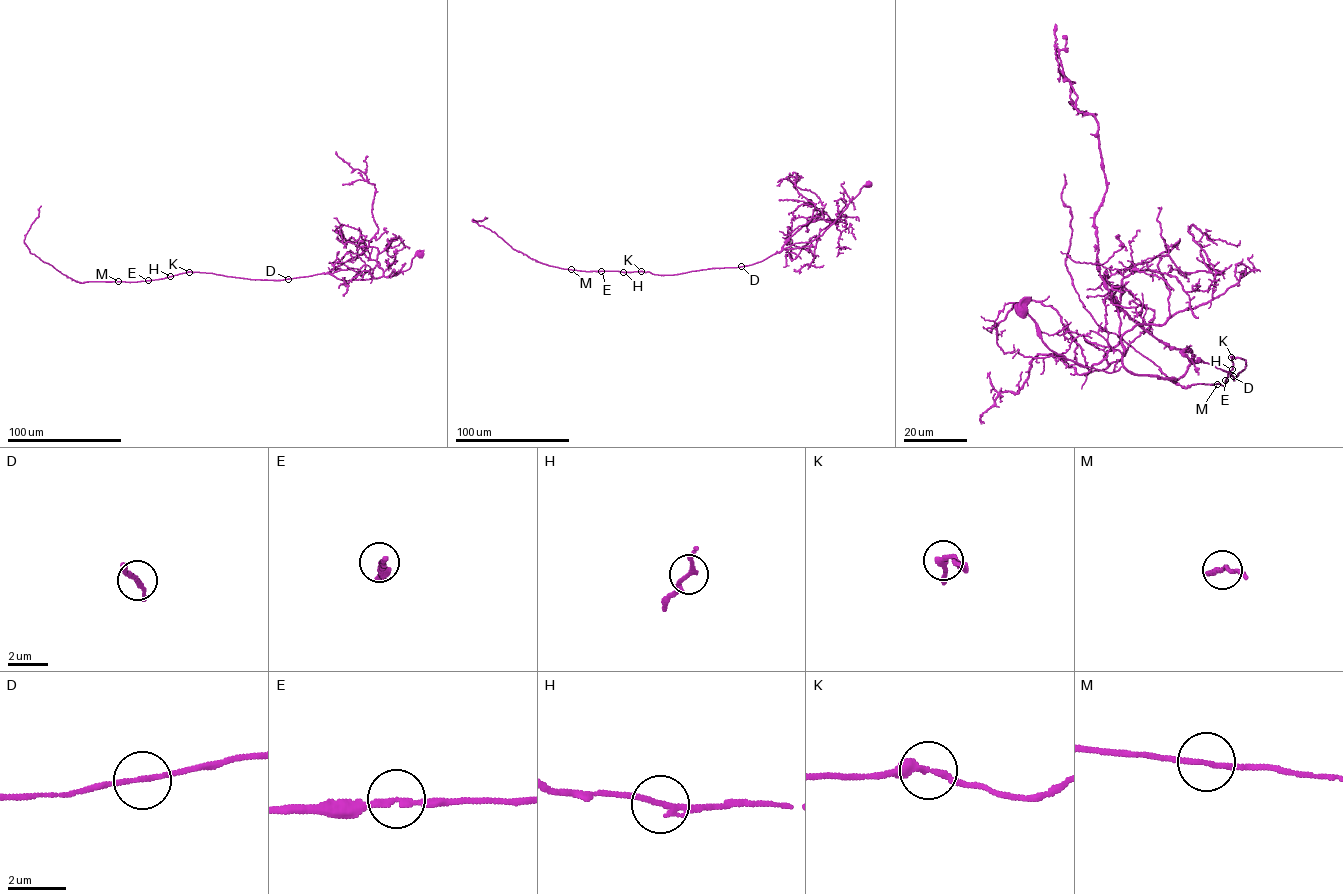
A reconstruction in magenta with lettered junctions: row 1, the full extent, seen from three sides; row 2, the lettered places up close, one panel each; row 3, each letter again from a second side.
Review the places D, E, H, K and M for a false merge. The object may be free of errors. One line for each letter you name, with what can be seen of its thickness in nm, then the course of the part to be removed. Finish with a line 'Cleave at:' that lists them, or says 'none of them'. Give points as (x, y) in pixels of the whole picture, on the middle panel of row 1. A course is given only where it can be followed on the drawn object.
Cleave at: none of them

